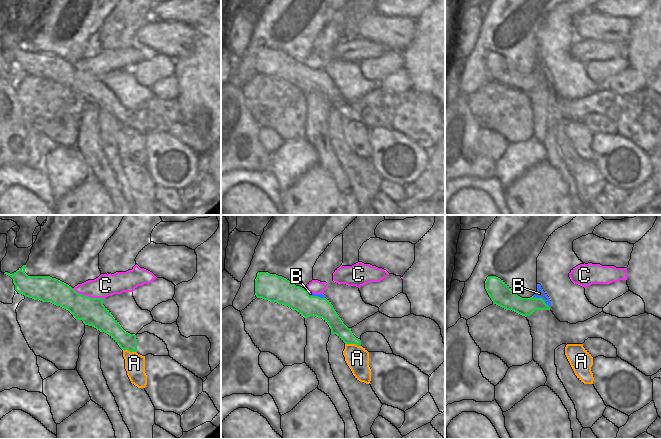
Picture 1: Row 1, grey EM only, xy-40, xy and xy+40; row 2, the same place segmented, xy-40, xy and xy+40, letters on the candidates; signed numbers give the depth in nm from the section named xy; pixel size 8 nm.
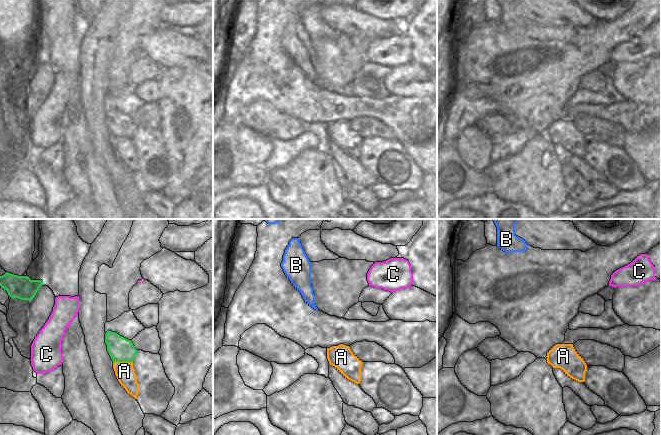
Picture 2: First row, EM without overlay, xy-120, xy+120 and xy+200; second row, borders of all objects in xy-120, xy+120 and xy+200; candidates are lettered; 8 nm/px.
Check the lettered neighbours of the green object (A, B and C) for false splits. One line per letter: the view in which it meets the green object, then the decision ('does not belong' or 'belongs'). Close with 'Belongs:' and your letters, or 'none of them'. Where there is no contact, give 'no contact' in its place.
A: xy | does not belong
B: xy+40 | does not belong
C: xy-40 | does not belong
Belongs: none of them

